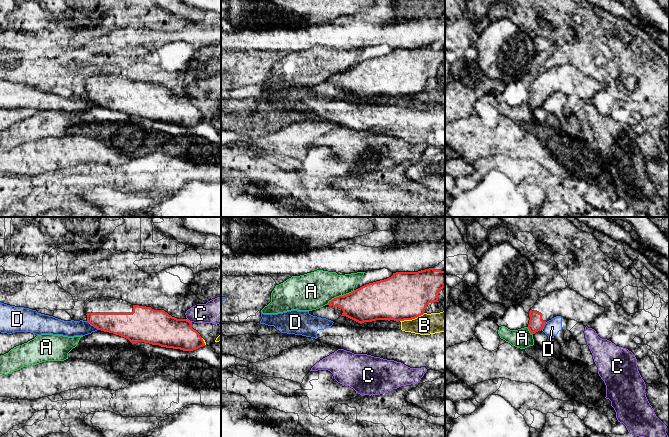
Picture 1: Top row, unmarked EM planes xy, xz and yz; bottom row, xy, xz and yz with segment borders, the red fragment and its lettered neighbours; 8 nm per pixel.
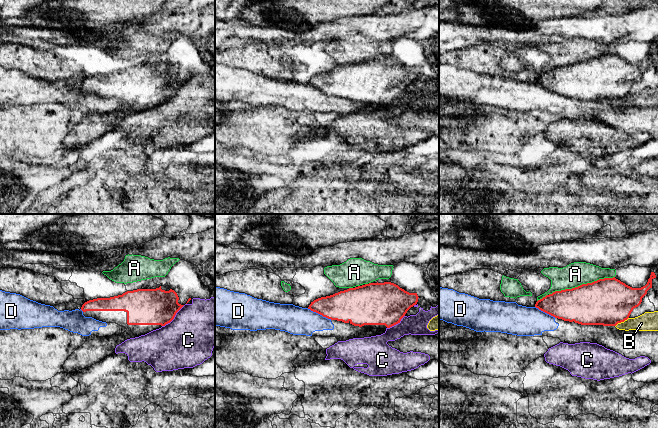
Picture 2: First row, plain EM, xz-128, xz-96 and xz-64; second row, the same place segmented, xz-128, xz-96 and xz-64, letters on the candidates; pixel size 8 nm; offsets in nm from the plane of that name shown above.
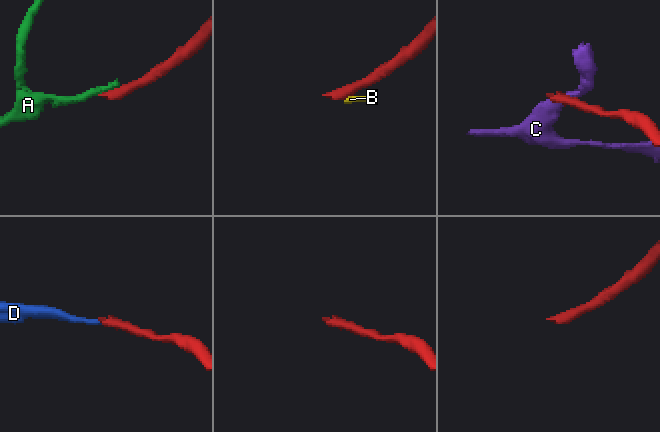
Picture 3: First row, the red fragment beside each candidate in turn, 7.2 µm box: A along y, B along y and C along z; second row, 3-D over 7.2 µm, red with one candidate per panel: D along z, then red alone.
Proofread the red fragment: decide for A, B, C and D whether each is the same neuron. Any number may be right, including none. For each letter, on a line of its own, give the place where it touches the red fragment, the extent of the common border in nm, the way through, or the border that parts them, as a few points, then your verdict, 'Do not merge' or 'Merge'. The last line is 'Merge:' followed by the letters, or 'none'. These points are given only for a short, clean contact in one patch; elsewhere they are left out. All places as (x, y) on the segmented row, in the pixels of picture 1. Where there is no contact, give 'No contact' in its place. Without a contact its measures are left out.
A: Touches red at xz (340, 296). Shared border 260 nm. Do not merge
B: Touches red at xz (412, 318). Shared border 220 nm. Boundary: xz (424, 313), (414, 318), (400, 321). Do not merge
C: Touches red at xy (188, 320). Shared border 50 nm. Boundary: xy (186, 319), (191, 322). Do not merge
D: Touches red at xy (93, 325). Shared border 120 nm. Boundary: xy (87, 320), (98, 329). Do not merge
Merge: none

